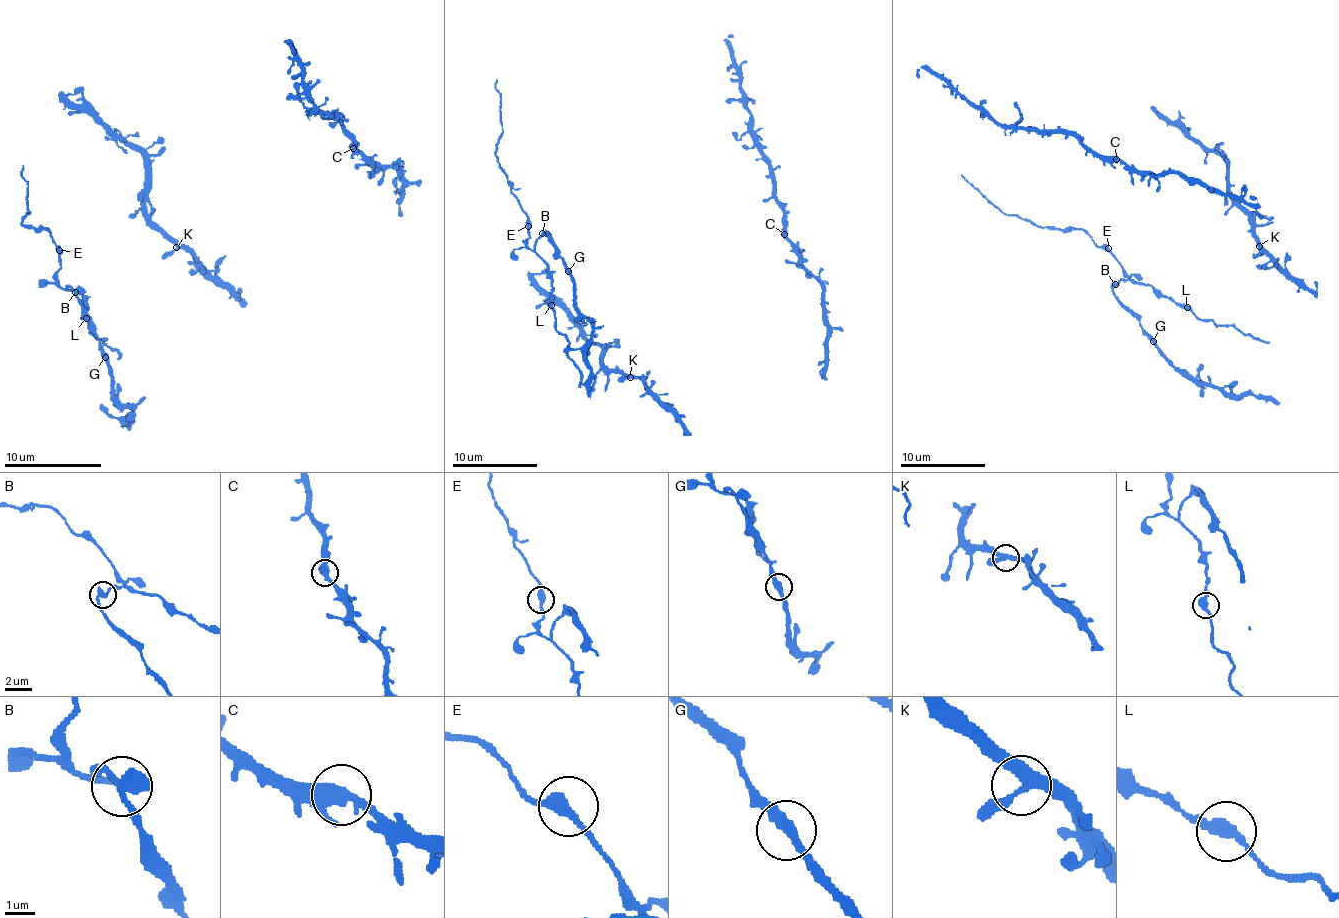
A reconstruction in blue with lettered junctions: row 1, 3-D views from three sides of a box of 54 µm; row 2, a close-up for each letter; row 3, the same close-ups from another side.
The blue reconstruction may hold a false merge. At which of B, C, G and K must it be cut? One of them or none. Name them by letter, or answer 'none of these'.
B

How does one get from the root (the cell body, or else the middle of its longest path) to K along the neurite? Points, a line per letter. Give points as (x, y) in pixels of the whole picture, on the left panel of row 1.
K: (225, 255), (213, 277), (186, 250), (176, 247)

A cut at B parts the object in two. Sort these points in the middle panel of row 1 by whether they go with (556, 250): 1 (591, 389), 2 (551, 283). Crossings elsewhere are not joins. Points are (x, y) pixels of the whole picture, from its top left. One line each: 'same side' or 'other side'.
1: same side
2: other side

